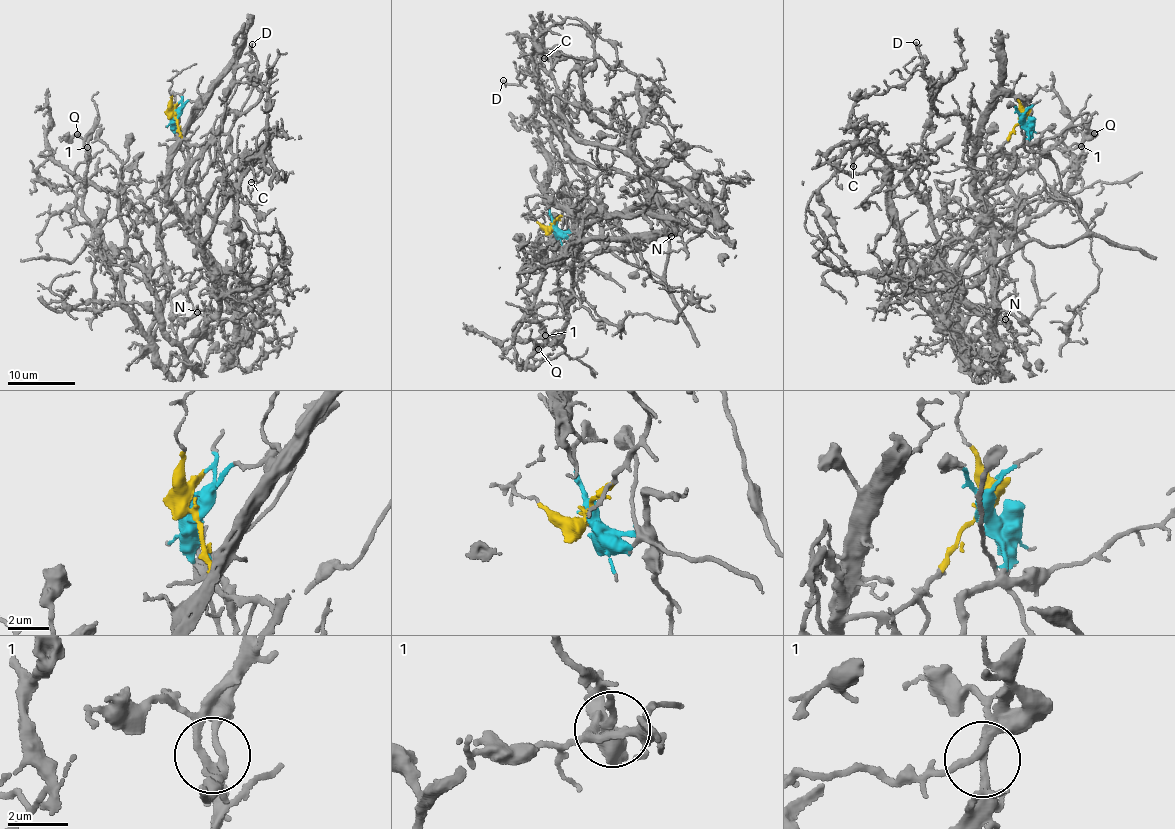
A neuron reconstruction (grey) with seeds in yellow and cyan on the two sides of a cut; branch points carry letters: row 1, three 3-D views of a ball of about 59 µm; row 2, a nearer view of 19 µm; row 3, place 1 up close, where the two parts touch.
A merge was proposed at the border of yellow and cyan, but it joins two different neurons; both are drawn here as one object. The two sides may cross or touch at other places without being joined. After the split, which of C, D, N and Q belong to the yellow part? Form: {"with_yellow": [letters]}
{"with_yellow": ["C", "D"]}

